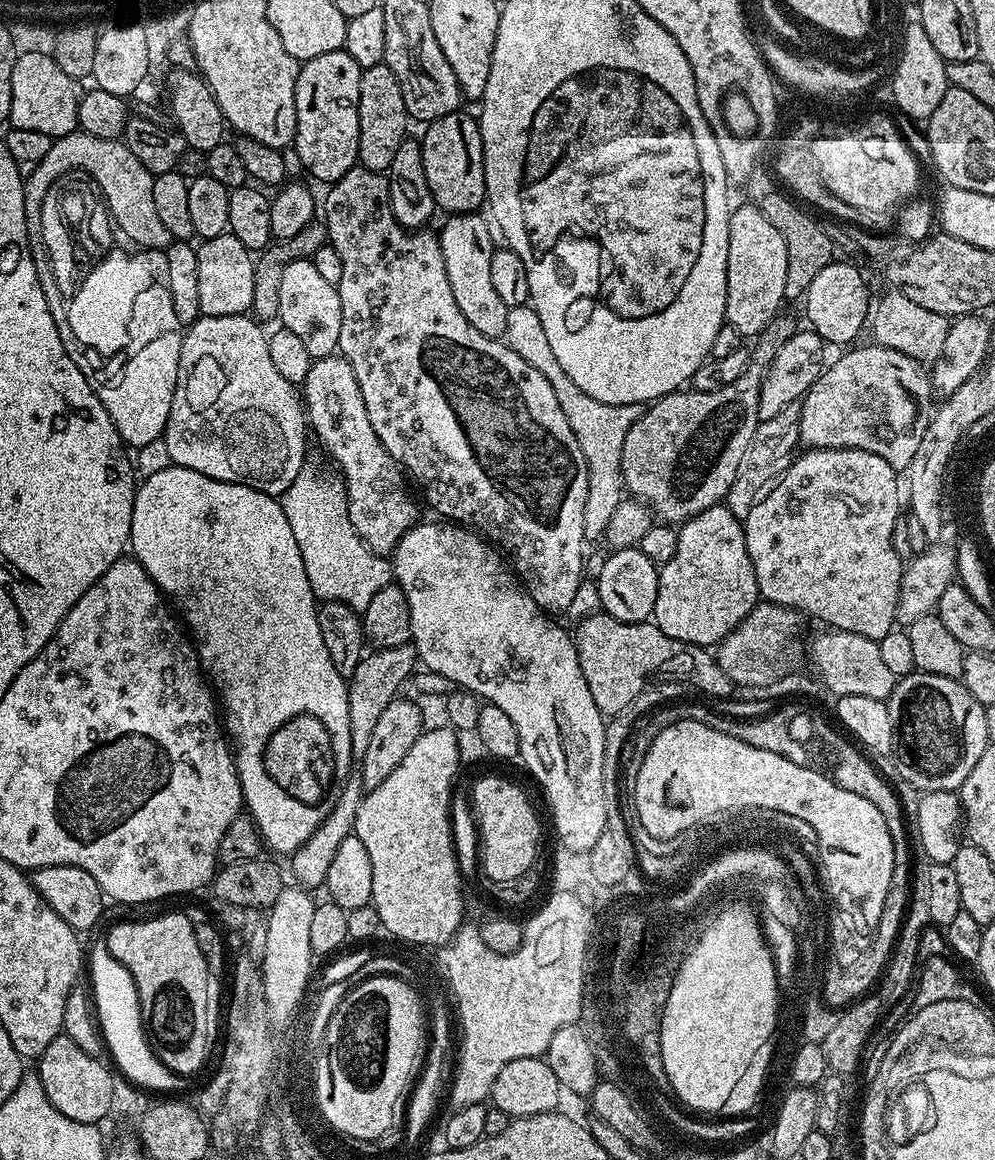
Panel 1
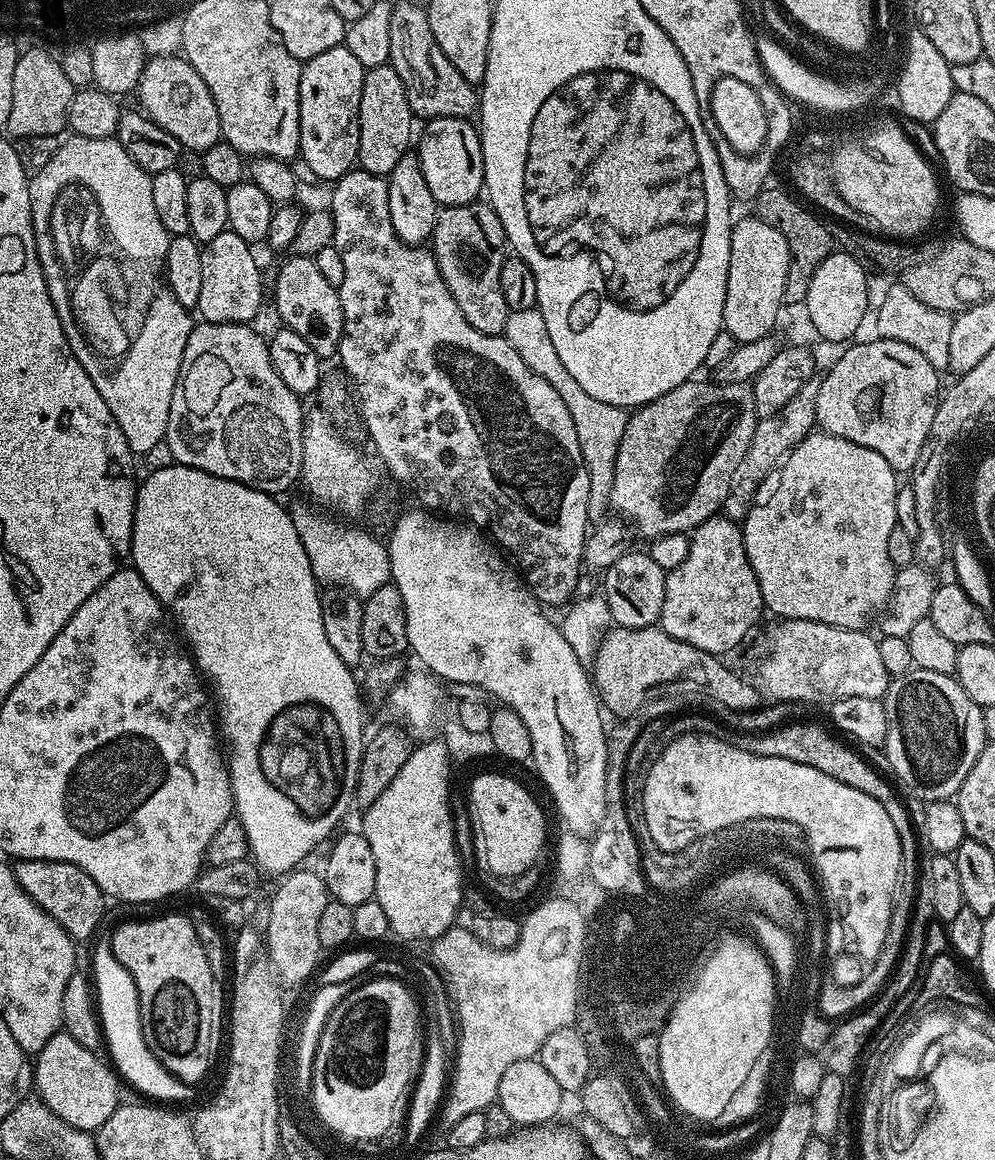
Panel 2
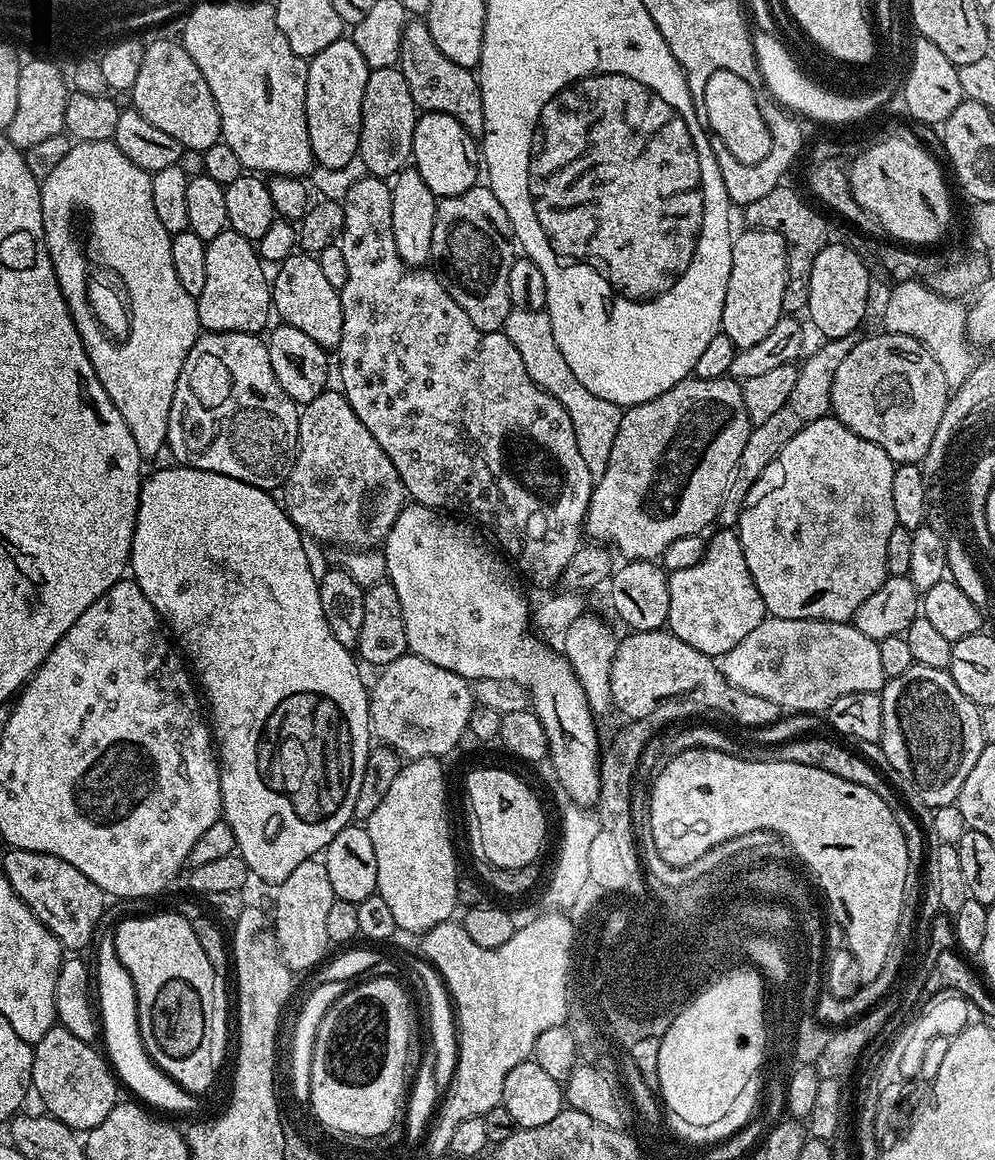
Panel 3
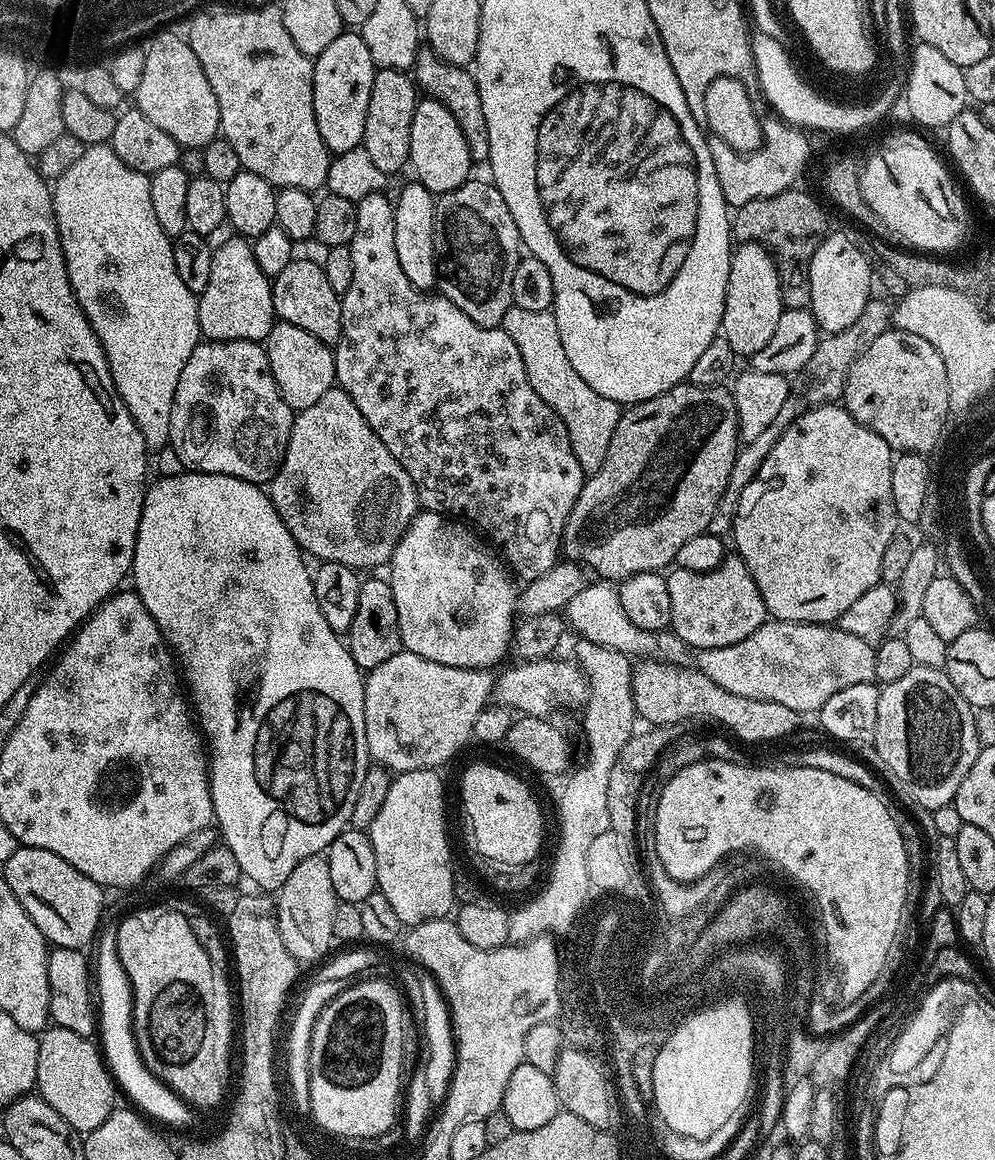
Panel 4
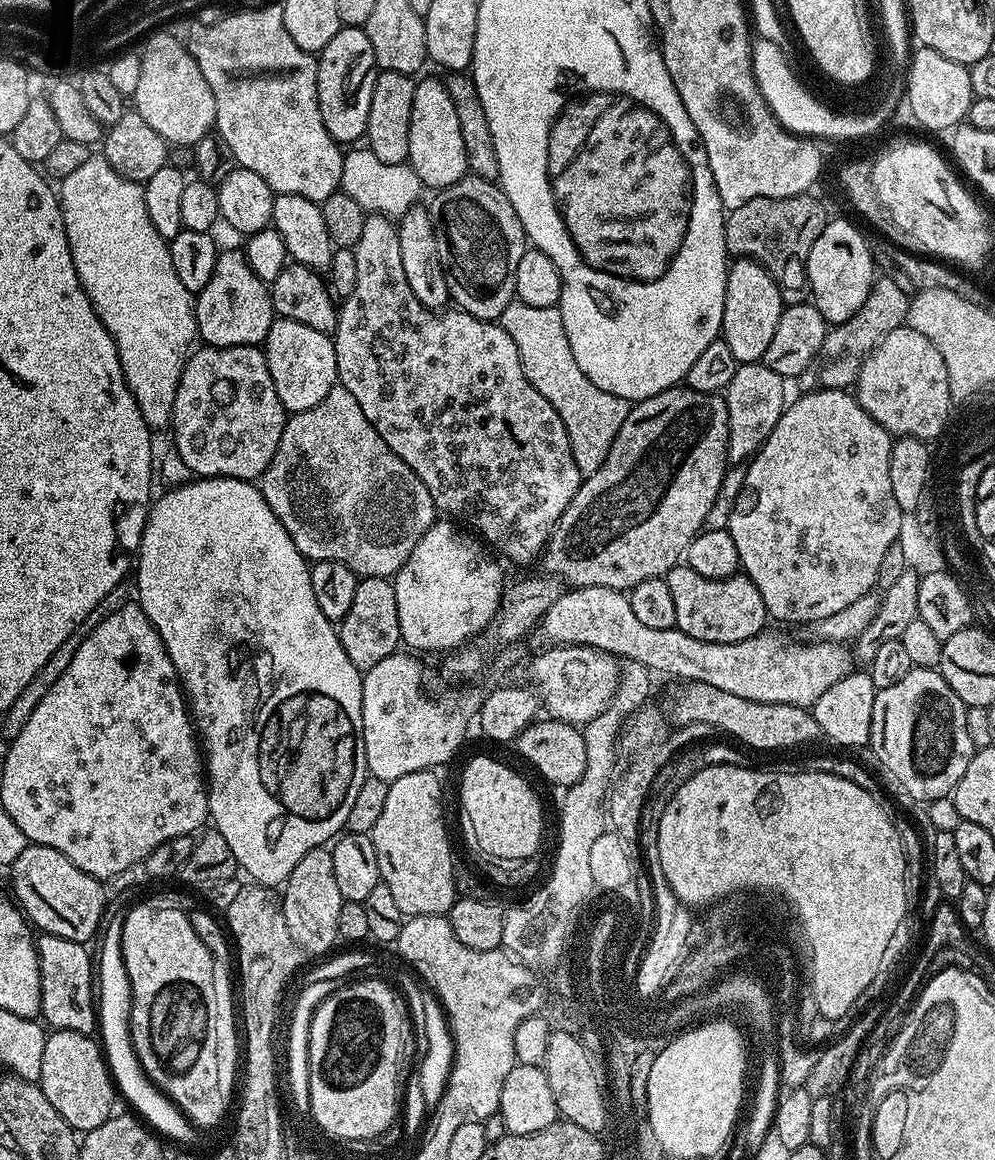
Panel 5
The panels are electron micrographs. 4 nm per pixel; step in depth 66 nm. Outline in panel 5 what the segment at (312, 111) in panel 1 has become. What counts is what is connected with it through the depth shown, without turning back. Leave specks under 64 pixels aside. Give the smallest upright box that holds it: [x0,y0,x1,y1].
[316,26,378,146]

